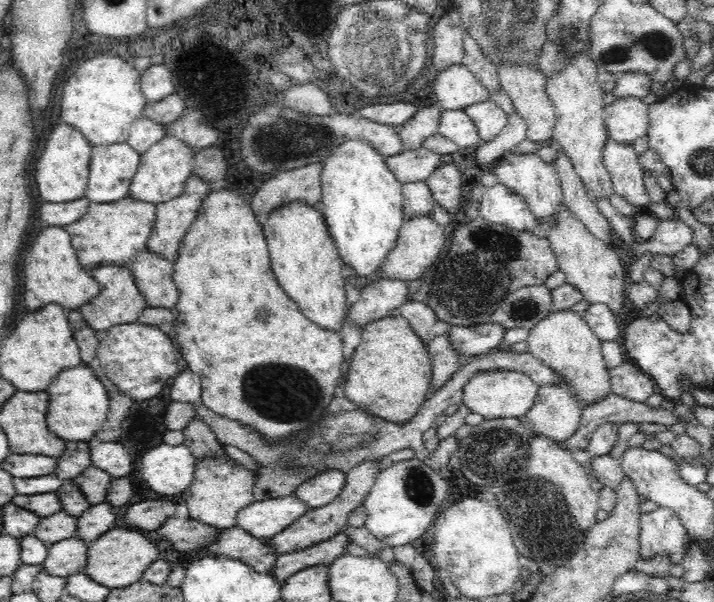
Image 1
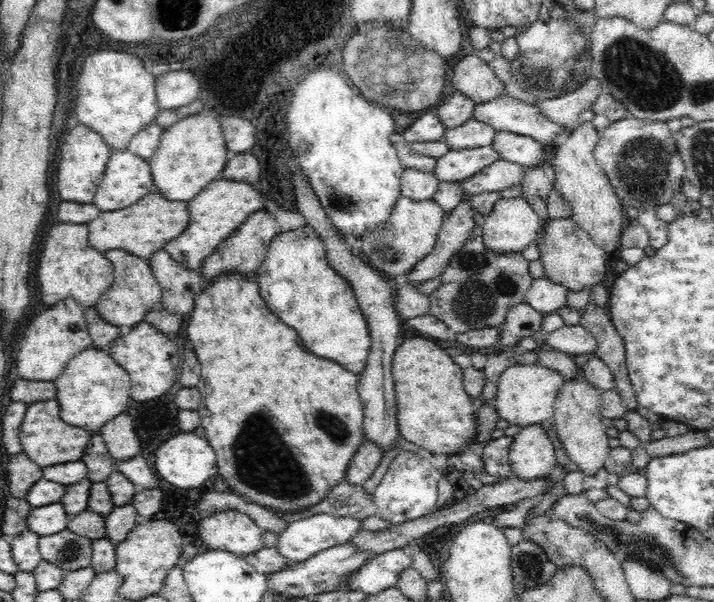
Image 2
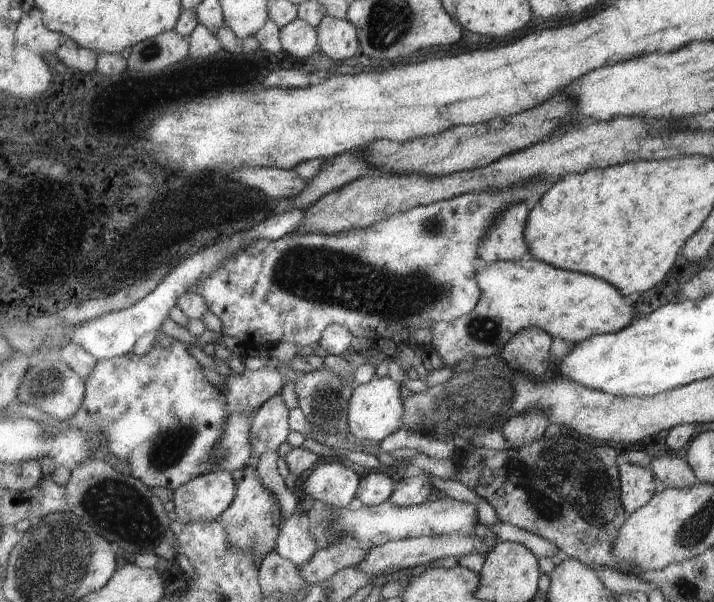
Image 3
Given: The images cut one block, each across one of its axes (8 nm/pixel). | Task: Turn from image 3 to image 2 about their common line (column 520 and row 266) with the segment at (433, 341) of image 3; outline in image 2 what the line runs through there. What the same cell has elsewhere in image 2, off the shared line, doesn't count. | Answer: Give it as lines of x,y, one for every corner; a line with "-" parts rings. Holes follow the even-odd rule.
308,225
298,230
281,232
270,243
265,259
254,271
253,277
260,287
260,296
268,305
268,309
282,322
286,322
288,326
296,330
304,348
316,354
317,357
340,363
344,369
359,376
363,373
371,349
371,335
351,283
344,280
328,264
325,248
322,239

